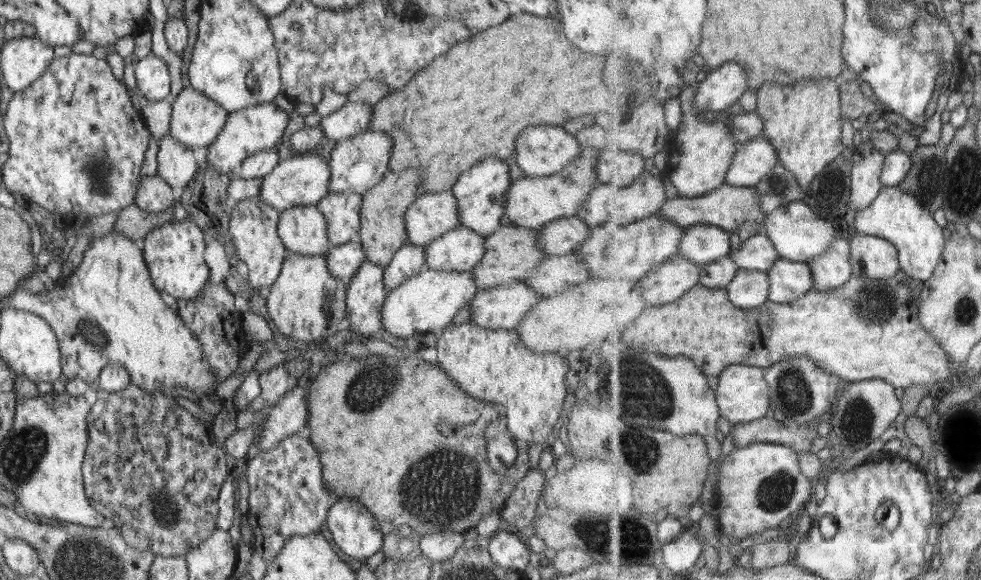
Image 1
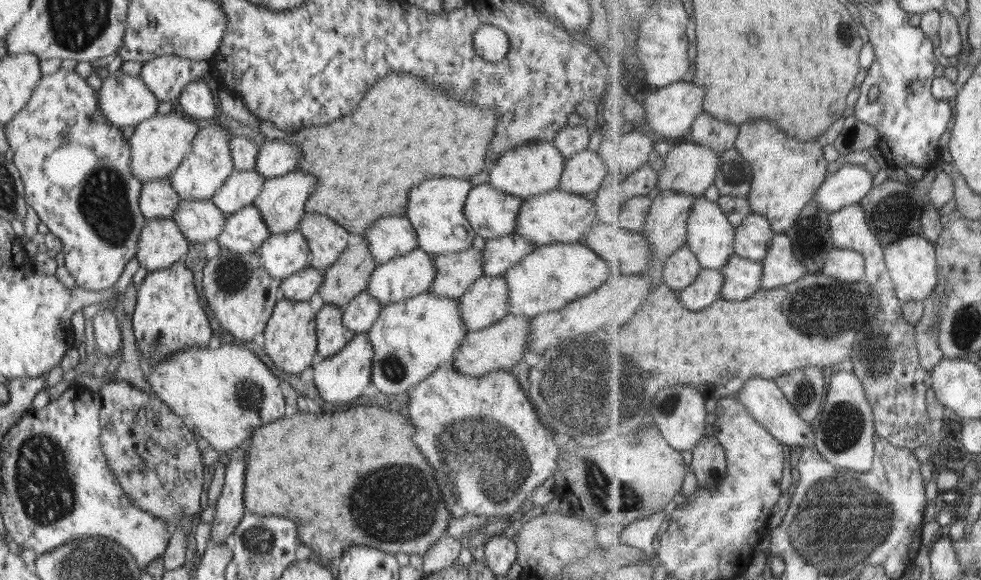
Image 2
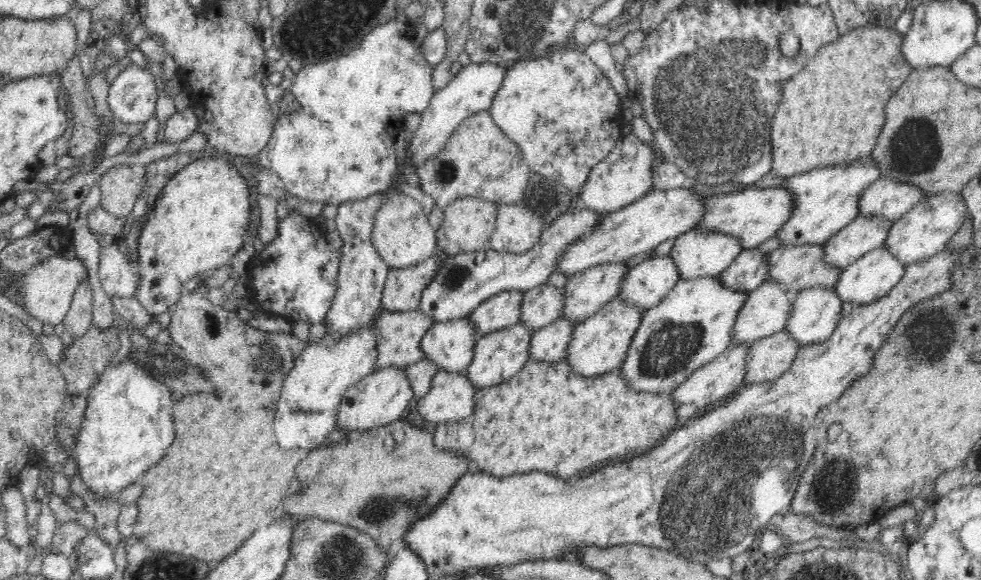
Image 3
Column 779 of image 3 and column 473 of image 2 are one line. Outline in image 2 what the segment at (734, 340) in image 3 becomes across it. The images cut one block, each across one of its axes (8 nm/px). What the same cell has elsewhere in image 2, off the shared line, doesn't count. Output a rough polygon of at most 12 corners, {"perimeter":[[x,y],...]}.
{"perimeter":[[482,276],[458,298],[469,332],[508,314],[503,276]]}

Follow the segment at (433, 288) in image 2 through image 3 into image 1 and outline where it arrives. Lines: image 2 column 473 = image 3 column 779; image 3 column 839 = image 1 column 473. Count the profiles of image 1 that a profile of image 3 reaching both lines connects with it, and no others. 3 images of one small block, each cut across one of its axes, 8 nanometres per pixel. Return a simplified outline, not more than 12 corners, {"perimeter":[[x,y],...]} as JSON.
{"perimeter":[[502,225],[471,270],[478,289],[524,281],[547,256],[539,232]]}

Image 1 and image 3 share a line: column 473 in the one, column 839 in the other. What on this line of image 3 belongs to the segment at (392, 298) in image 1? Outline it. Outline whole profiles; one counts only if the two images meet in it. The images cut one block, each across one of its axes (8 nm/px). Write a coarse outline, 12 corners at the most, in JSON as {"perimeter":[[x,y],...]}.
{"perimeter":[[883,245],[843,269],[842,302],[870,304],[900,282],[905,264]]}

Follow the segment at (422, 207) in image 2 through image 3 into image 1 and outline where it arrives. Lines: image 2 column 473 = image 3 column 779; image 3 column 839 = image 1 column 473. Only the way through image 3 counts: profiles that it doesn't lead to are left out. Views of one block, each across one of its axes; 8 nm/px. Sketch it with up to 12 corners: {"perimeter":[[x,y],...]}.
{"perimeter":[[486,158],[452,188],[460,226],[487,237],[510,188],[506,160]]}

